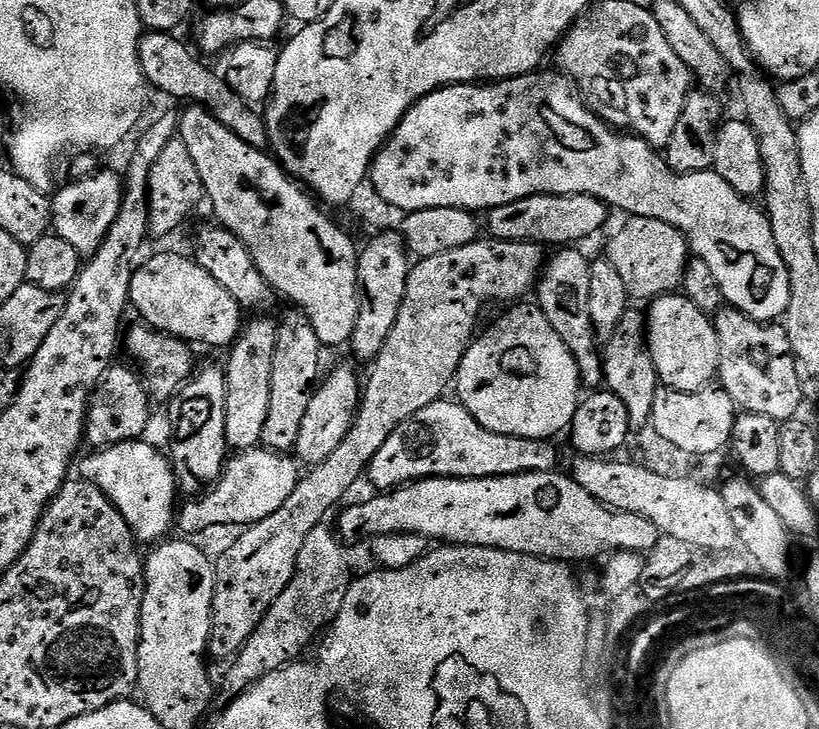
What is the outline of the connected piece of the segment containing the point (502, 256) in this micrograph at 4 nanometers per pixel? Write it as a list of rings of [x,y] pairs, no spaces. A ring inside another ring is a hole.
[[[477,238],[468,245],[459,246],[457,249],[445,250],[440,254],[434,254],[433,257],[417,259],[415,263],[408,269],[408,281],[406,282],[406,294],[402,298],[402,310],[398,310],[398,319],[394,322],[394,330],[390,330],[390,338],[386,338],[386,346],[382,346],[382,350],[377,354],[375,360],[371,361],[368,372],[368,380],[363,381],[362,395],[360,397],[360,406],[356,410],[356,421],[350,426],[350,430],[346,434],[346,438],[334,450],[334,454],[327,456],[321,464],[315,465],[311,470],[305,471],[300,477],[298,486],[294,486],[294,494],[290,494],[290,498],[286,498],[286,502],[282,502],[282,507],[274,510],[274,514],[270,514],[270,518],[262,518],[262,522],[257,524],[249,524],[247,528],[239,533],[240,536],[228,549],[224,552],[224,557],[221,560],[215,561],[216,566],[216,593],[214,594],[214,606],[212,607],[212,642],[210,652],[213,657],[227,661],[229,658],[235,657],[236,653],[247,644],[248,639],[254,634],[254,630],[258,630],[258,626],[262,622],[262,618],[270,610],[270,606],[274,606],[274,602],[278,602],[278,594],[282,594],[282,590],[286,590],[288,583],[294,578],[296,573],[296,563],[298,562],[298,550],[302,550],[302,542],[306,542],[306,534],[310,534],[310,530],[314,530],[319,524],[325,523],[329,518],[328,511],[359,482],[367,473],[368,464],[374,458],[374,454],[378,454],[378,450],[382,450],[382,442],[386,442],[386,438],[390,438],[390,434],[394,434],[394,430],[398,430],[398,426],[402,426],[402,422],[406,422],[410,418],[414,418],[414,414],[418,414],[418,410],[422,410],[425,406],[430,406],[430,402],[441,399],[445,395],[444,392],[449,391],[450,385],[455,381],[456,371],[460,369],[462,358],[466,354],[466,350],[471,346],[474,337],[477,335],[478,327],[476,328],[476,319],[480,316],[480,311],[487,304],[492,304],[495,300],[512,300],[508,302],[516,302],[533,291],[534,285],[539,281],[541,271],[546,263],[545,245],[531,244],[530,242],[506,242],[505,240],[494,240],[491,238]]]

